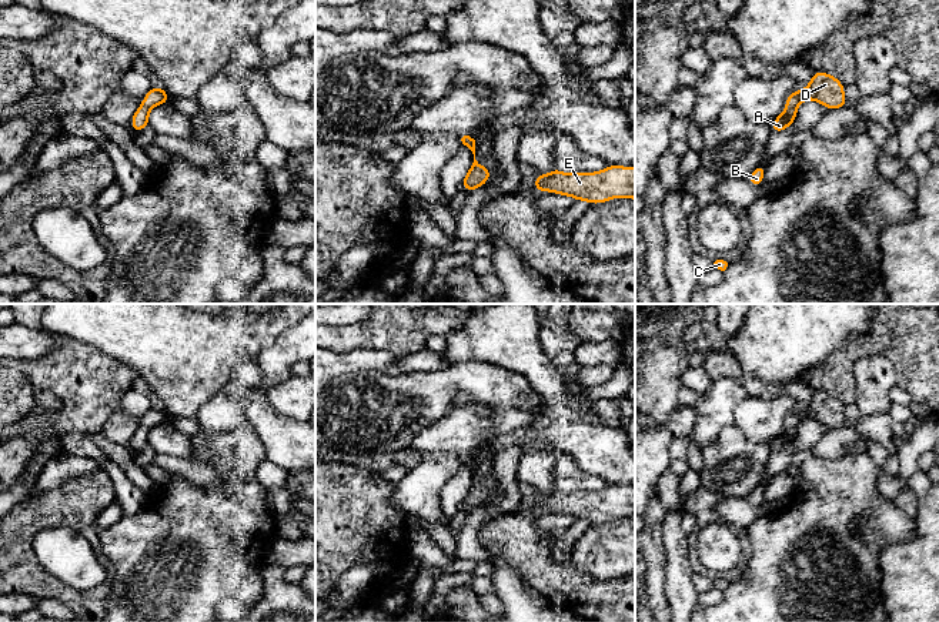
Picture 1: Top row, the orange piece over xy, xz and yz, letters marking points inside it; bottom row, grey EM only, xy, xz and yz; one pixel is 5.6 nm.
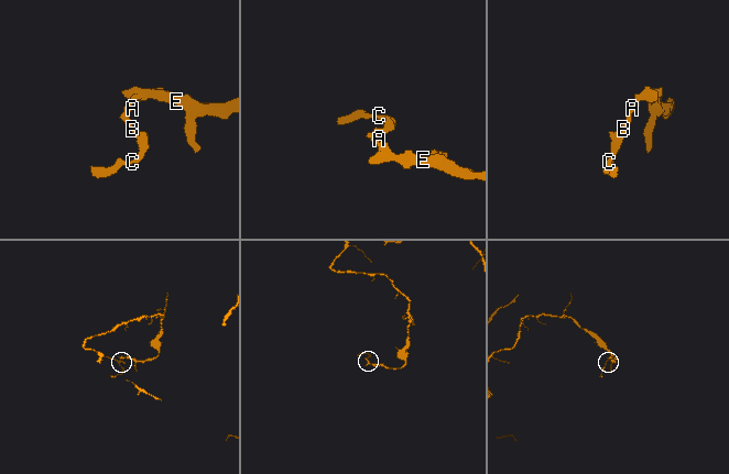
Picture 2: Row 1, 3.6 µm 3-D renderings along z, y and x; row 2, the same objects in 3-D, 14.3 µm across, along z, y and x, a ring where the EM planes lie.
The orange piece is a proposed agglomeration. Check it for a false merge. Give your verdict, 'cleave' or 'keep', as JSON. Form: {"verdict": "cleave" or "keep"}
{"verdict": "keep"}

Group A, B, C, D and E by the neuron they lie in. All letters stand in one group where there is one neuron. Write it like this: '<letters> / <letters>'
A B C D E

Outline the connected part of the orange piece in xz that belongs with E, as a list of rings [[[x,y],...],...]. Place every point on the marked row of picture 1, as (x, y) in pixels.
[[[608,165],[599,173],[564,174],[552,168],[549,175],[537,174],[532,188],[571,195],[592,204],[615,197],[635,200],[635,167]]]

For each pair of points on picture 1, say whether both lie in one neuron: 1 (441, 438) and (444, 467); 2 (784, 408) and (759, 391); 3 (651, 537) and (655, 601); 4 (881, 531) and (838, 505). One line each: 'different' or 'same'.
1: different
2: different
3: same
4: same

